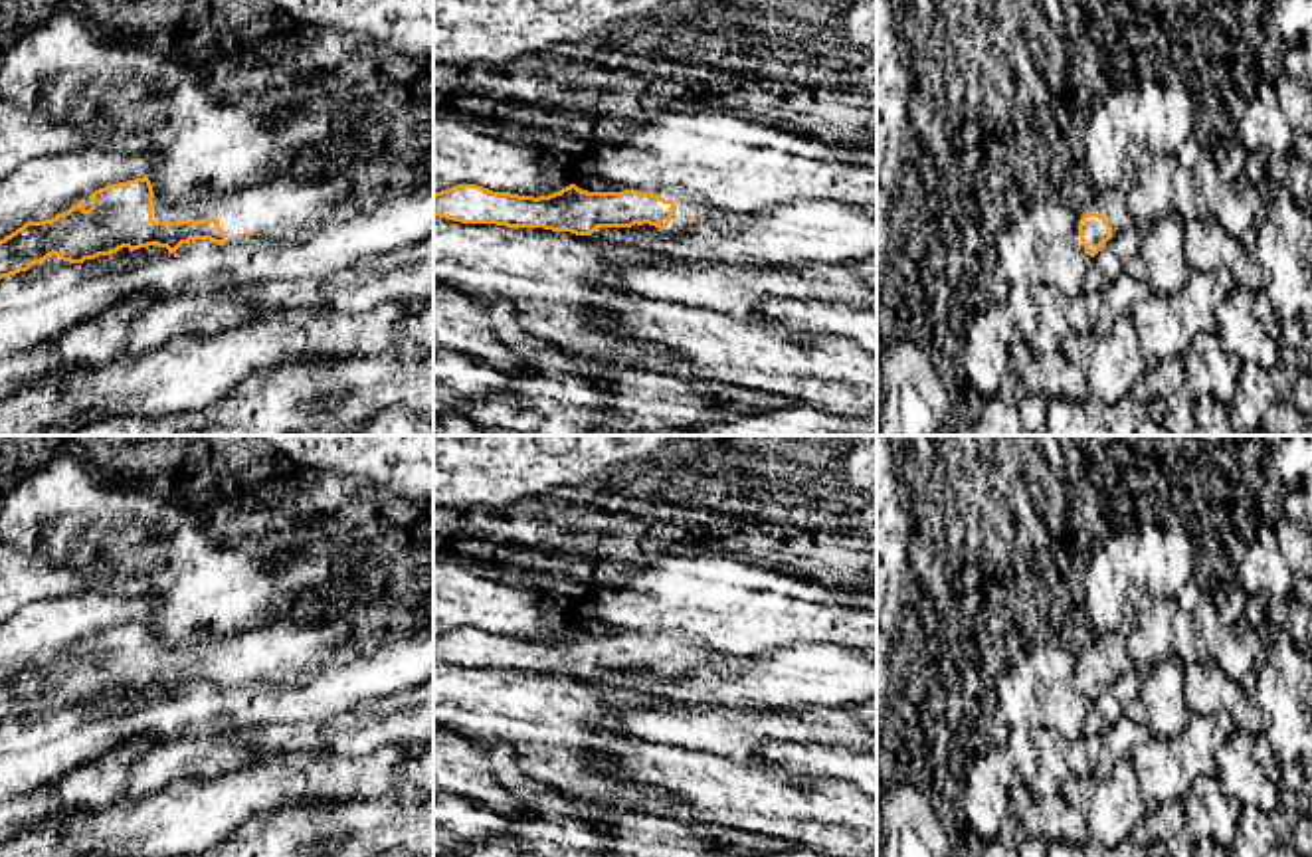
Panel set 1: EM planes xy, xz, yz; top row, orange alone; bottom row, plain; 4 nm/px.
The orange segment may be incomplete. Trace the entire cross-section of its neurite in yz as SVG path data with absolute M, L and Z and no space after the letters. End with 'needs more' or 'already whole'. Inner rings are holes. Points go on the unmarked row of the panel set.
M1126 614L1114 631L1104 637L1088 635L1075 649L1073 681L1086 699L1094 701L1108 683L1134 673L1134 663L1126 649L1130 631L1132 618Z; needs more

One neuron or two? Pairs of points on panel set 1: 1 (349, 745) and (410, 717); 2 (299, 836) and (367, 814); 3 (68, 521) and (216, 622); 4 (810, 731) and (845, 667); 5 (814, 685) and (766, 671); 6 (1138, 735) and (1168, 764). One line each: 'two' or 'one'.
1: one
2: one
3: one
4: two
5: one
6: two

